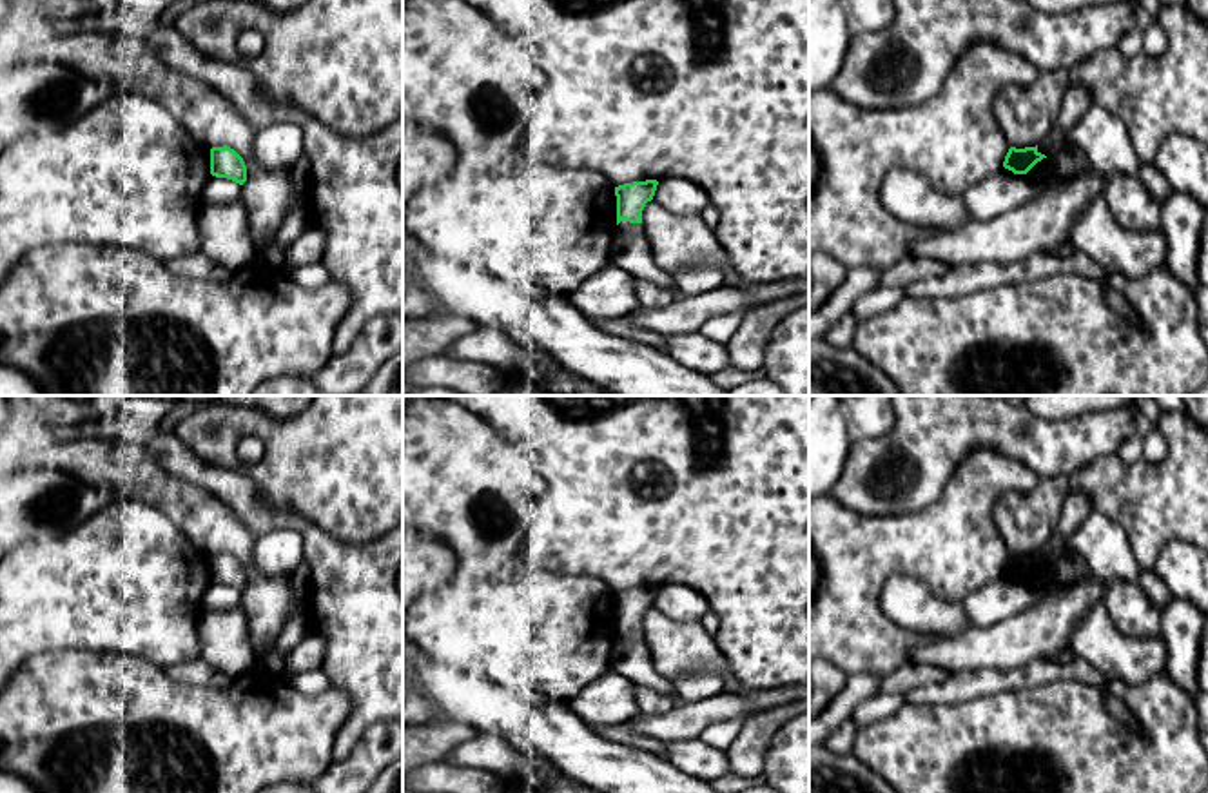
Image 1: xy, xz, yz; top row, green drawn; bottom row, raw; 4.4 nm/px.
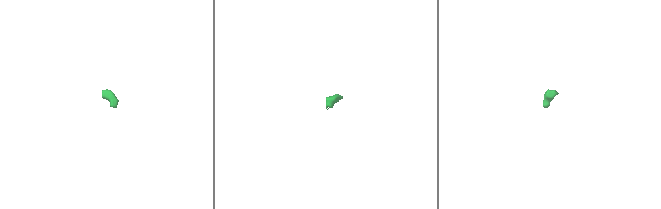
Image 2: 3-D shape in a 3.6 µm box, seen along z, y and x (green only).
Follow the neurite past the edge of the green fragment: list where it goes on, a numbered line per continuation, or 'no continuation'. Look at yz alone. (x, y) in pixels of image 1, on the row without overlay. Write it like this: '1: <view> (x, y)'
1: yz (1076, 507)

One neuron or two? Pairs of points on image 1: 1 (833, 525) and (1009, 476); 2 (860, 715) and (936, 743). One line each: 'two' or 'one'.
1: one
2: two

